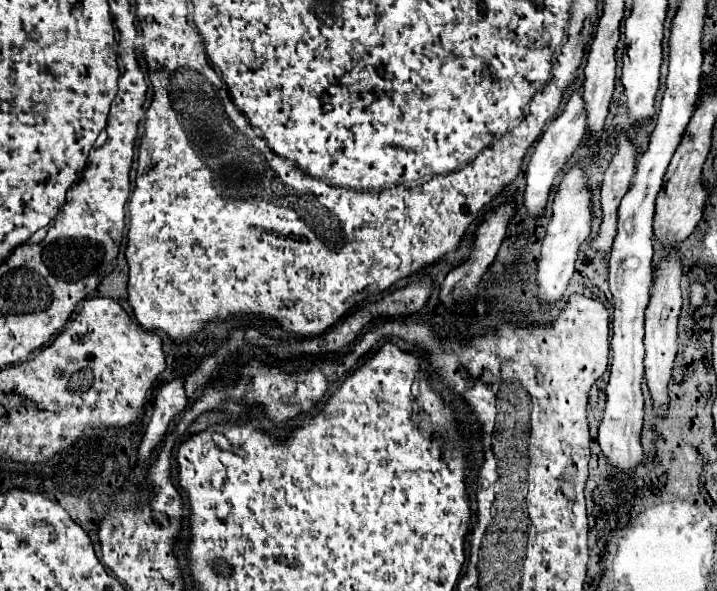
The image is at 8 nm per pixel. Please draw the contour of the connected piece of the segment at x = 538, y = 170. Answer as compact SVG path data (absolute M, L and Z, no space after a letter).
M576 88L570 92L570 98L562 110L562 114L550 122L550 126L544 130L544 134L540 136L540 140L534 146L532 158L530 158L530 166L526 172L526 192L524 192L524 204L528 214L532 216L540 216L544 212L544 206L548 202L548 194L552 190L552 184L558 176L558 172L562 170L562 166L566 164L566 160L580 148L582 136L586 132L586 102L582 100L582 88Z

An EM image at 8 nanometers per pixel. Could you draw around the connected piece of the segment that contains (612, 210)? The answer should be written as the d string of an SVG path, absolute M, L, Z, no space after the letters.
M624 130L616 132L616 154L604 174L604 182L600 190L604 220L602 220L600 236L592 244L596 250L610 252L612 248L612 240L616 236L616 222L618 222L618 204L628 192L630 178L636 168L636 158L638 158L638 152L636 152L636 146L630 142L628 134Z

